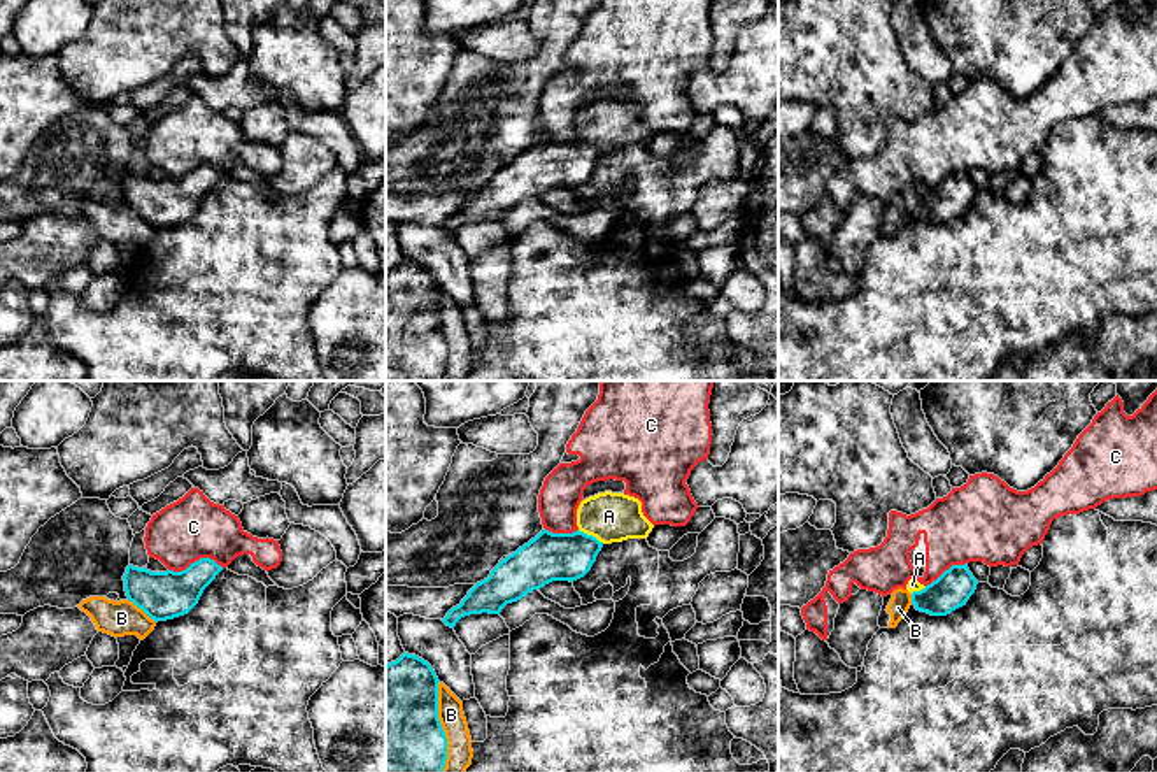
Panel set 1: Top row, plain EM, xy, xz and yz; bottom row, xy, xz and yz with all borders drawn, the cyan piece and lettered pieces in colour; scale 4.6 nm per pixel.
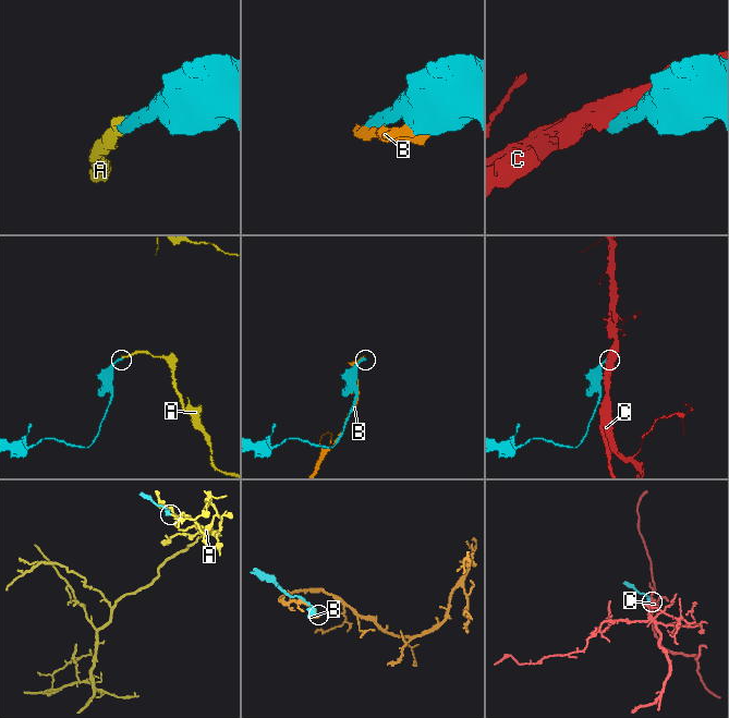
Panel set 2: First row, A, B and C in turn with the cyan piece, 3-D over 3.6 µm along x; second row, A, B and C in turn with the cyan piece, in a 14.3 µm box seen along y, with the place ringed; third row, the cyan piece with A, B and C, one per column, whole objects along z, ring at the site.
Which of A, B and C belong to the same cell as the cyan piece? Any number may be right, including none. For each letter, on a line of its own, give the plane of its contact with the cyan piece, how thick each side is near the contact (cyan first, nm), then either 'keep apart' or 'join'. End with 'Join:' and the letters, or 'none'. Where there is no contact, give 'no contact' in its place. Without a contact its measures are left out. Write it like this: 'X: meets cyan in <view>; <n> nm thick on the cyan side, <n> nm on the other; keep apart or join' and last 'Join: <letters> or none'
A: meets cyan in xz; 220 nm thick on the cyan side, 220 nm on the other; join
B: meets cyan in xz; 500 nm thick on the cyan side, 120 nm on the other; keep apart
C: meets cyan in xy; 220 nm thick on the cyan side, 280 nm on the other; keep apart
Join: A

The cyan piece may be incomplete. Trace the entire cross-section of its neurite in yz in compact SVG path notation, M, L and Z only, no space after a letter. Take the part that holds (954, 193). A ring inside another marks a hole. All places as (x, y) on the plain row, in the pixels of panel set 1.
M952 172L936 188L924 193L910 186L906 197L912 200L912 211L917 218L931 223L947 223L952 218L966 212L975 200L978 188L969 179L968 172Z

